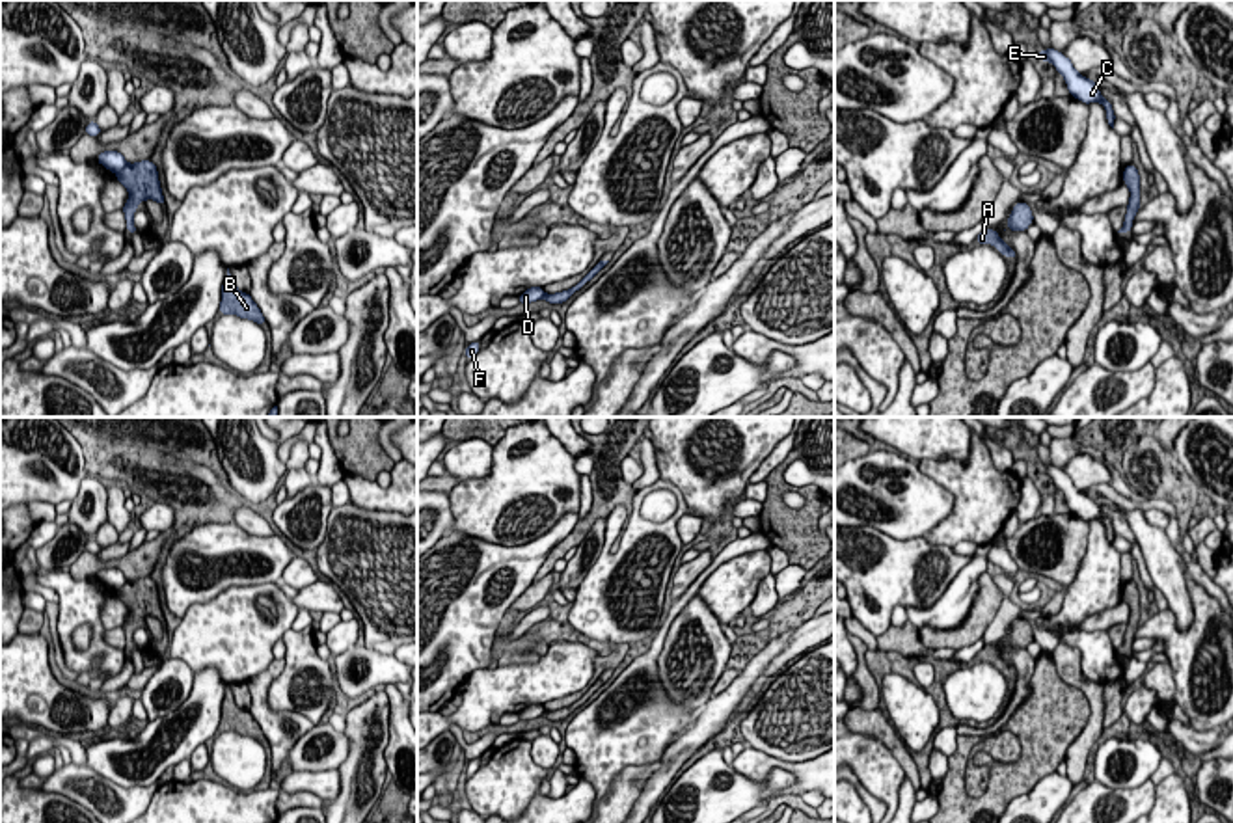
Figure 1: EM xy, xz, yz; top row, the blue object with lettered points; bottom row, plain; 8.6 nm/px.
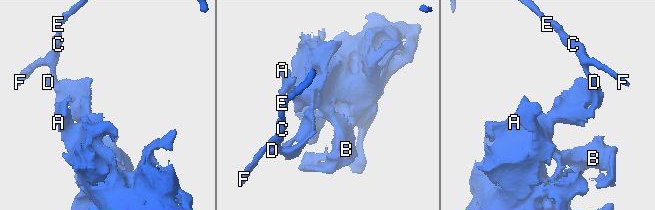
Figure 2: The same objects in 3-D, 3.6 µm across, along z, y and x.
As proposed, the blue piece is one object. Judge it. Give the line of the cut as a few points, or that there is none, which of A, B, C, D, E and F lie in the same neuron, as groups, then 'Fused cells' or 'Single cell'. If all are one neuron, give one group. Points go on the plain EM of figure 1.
Split along xy (127, 581), (116, 591). Groups: A B / C D E F. Fused cells

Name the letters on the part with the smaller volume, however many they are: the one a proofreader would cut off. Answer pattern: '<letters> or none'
A, B

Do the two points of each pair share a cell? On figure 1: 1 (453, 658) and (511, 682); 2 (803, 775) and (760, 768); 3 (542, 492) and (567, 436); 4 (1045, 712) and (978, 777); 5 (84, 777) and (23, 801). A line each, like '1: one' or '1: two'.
1: two
2: one
3: two
4: one
5: two

